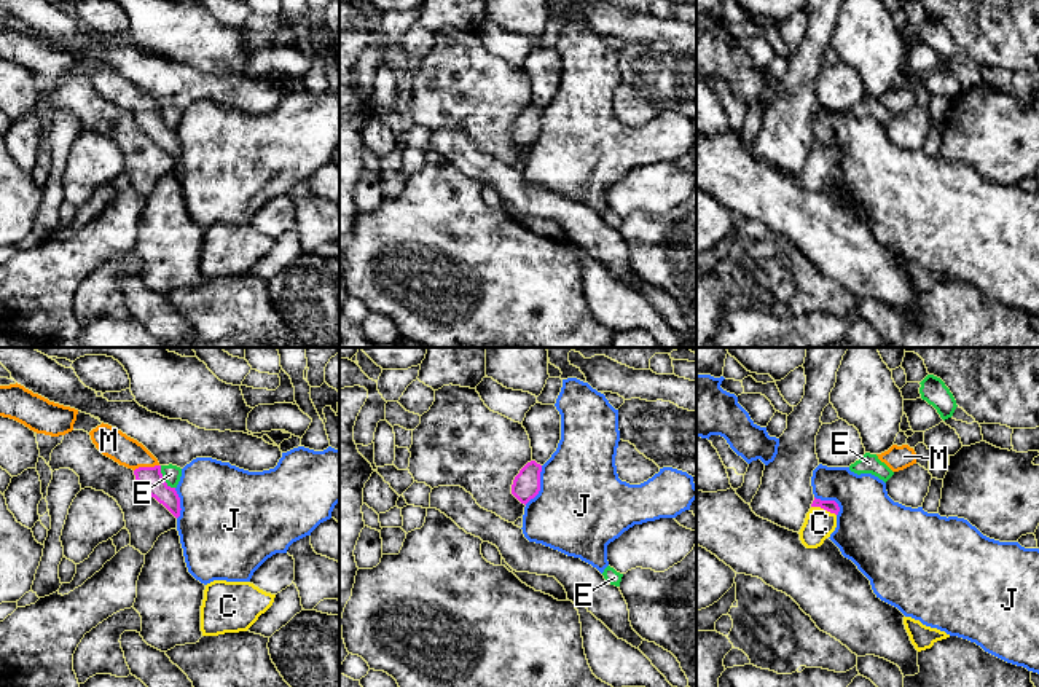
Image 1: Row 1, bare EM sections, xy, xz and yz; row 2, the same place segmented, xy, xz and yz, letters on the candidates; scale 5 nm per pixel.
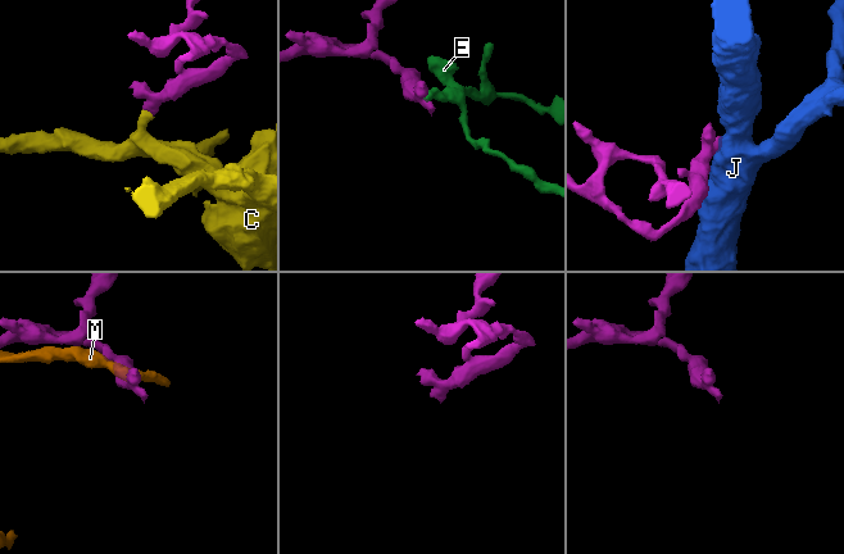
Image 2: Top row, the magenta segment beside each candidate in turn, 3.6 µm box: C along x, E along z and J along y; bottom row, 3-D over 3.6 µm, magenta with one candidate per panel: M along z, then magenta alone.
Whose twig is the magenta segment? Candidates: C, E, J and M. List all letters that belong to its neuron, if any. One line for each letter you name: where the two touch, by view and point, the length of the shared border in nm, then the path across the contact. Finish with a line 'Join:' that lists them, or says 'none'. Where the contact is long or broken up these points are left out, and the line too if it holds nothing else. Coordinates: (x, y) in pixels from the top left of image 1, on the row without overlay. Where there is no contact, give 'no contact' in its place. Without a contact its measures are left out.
C: contact yz (824, 152); length 140 nm; way yz (831, 149), (824, 152), (819, 166)
Join: C

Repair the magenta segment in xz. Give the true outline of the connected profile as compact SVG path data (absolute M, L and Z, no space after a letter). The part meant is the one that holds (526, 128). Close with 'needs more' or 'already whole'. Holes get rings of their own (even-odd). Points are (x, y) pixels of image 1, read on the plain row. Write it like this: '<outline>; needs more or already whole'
M535 104L527 105L515 120L512 128L512 137L521 145L527 147L540 134L540 115L542 108Z; already whole

